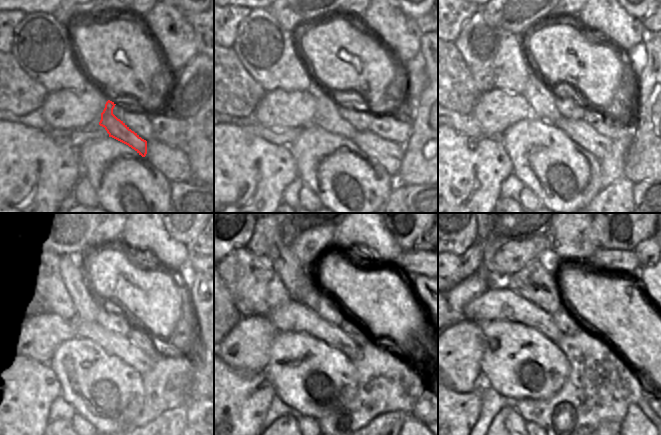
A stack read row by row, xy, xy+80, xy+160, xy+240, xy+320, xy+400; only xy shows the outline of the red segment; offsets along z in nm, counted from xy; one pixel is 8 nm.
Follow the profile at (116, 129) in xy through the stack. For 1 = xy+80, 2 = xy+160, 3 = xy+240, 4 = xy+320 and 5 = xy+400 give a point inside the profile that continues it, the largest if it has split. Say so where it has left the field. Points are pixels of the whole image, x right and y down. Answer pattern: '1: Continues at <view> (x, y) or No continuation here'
1: Continues at xy+80 (326, 116)
2: Continues at xy+160 (538, 93)
3: Continues at xy+240 (70, 268)
4: Continues at xy+320 (285, 263)
5: Continues at xy+400 (488, 254)

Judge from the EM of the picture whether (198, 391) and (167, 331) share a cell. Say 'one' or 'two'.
two

